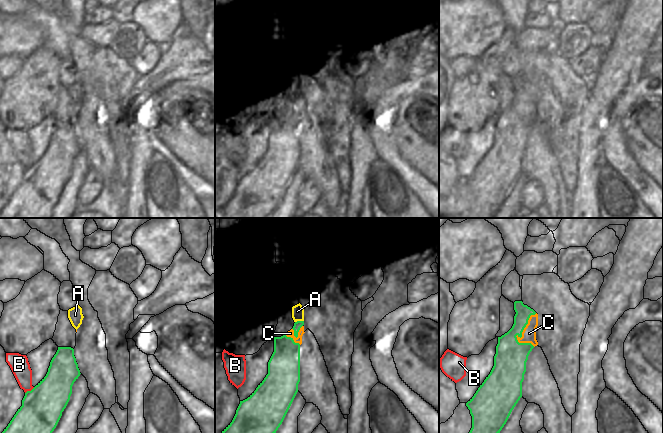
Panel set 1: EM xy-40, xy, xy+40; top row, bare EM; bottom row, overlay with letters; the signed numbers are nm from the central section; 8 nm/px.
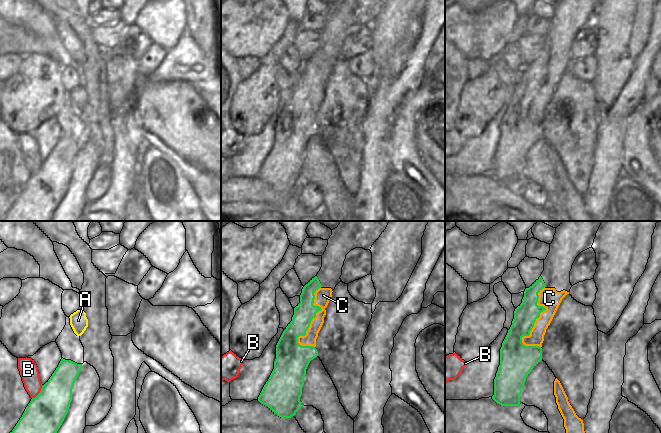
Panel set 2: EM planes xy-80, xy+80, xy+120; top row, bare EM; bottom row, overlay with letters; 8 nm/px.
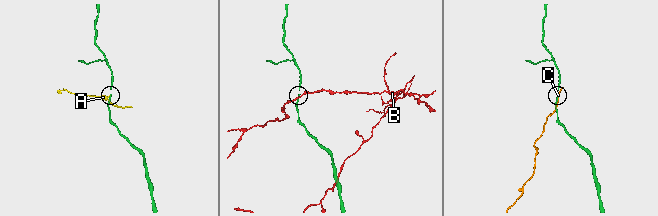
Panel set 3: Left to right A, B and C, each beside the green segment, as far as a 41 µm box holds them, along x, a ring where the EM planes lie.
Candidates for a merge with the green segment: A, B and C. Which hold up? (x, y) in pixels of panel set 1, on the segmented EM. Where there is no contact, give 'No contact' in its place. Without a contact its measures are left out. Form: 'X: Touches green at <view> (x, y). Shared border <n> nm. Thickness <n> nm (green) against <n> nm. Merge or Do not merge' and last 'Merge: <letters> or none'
A: Touches green at xy (299, 321). Shared border 70 nm. Thickness 60 nm (green) against 100 nm. Do not merge
B: Touches green at xy-40 (29, 391). Shared border 90 nm. Thickness 320 nm (green) against 150 nm. Do not merge
C: Touches green at xy+40 (524, 327). Shared border 280 nm. Thickness 240 nm (green) against 110 nm. Do not merge
Merge: none.

